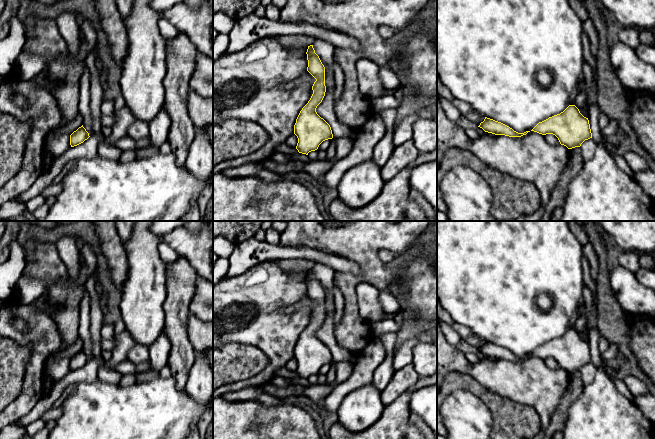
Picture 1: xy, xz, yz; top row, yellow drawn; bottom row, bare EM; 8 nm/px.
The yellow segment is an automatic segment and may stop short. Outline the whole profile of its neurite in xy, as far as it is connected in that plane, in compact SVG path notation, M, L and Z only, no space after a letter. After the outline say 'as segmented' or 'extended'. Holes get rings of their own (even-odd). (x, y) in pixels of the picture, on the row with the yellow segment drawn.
M82 125L70 135L70 145L71 147L77 146L83 143L89 137L90 137L89 133L86 131L86 129Z | as segmented

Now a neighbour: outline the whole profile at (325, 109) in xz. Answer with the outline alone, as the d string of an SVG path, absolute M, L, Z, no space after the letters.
M326 88L325 96L322 102L316 108L317 114L323 118L331 127L334 138L355 137L356 131L351 127L339 122L334 112L334 90Z

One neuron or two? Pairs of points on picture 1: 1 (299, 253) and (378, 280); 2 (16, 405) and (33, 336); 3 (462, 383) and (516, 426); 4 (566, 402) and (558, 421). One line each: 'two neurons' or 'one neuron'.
1: two neurons
2: one neuron
3: one neuron
4: one neuron

